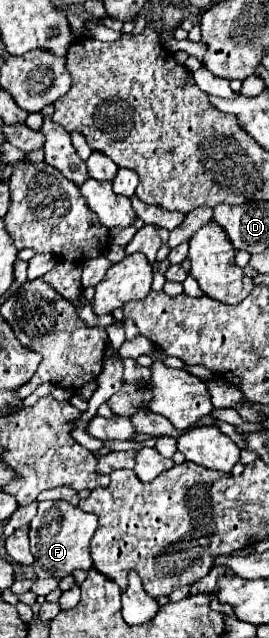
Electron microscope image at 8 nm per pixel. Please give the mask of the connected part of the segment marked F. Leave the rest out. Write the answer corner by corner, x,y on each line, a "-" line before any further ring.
43,501
43,503
39,503
37,515
29,523
31,553
35,555
35,563
33,563
35,575
41,579
47,579
47,577
63,579
77,569
89,571
93,567
89,543
91,543
95,529
97,529
97,517
81,511
79,507
73,507
67,501

